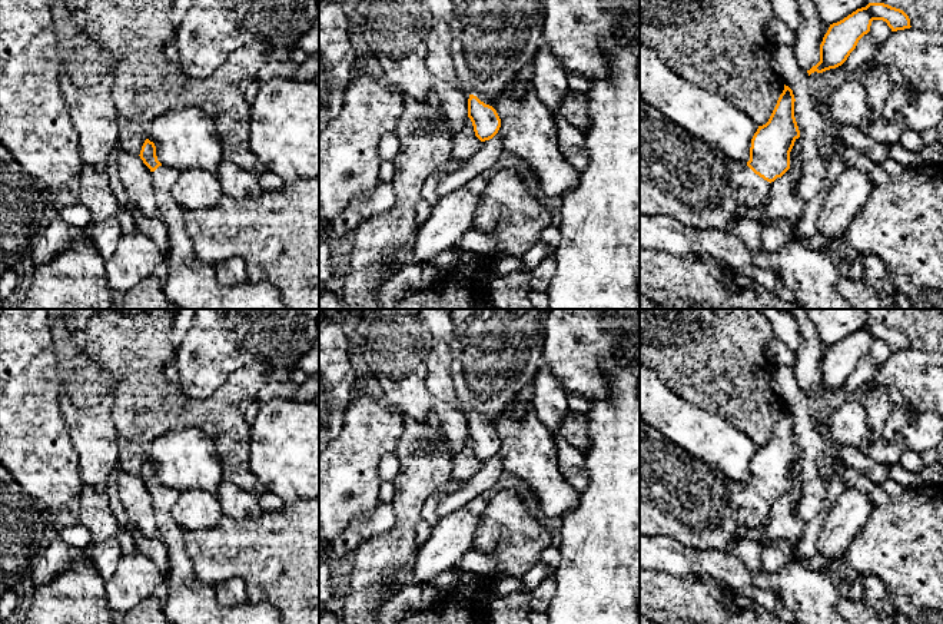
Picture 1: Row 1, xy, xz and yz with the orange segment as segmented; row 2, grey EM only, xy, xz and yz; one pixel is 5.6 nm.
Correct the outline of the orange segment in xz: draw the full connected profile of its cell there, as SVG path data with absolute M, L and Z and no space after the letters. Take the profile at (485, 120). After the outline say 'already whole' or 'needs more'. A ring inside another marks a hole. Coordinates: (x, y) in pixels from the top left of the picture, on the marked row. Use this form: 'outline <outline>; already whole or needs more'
outline M452 0L451 54L458 84L469 93L475 136L492 139L501 119L489 104L545 44L547 0Z; needs more

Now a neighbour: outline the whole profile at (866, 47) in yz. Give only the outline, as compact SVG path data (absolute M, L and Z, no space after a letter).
M870 33L864 34L859 40L856 49L847 57L847 60L841 64L843 70L846 73L851 73L861 69L867 63L871 63L876 50L877 50L876 39Z

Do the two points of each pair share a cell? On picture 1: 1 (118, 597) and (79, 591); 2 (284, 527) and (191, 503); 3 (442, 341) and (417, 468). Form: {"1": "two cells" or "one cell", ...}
{"1": "two cells", "2": "two cells", "3": "two cells"}

